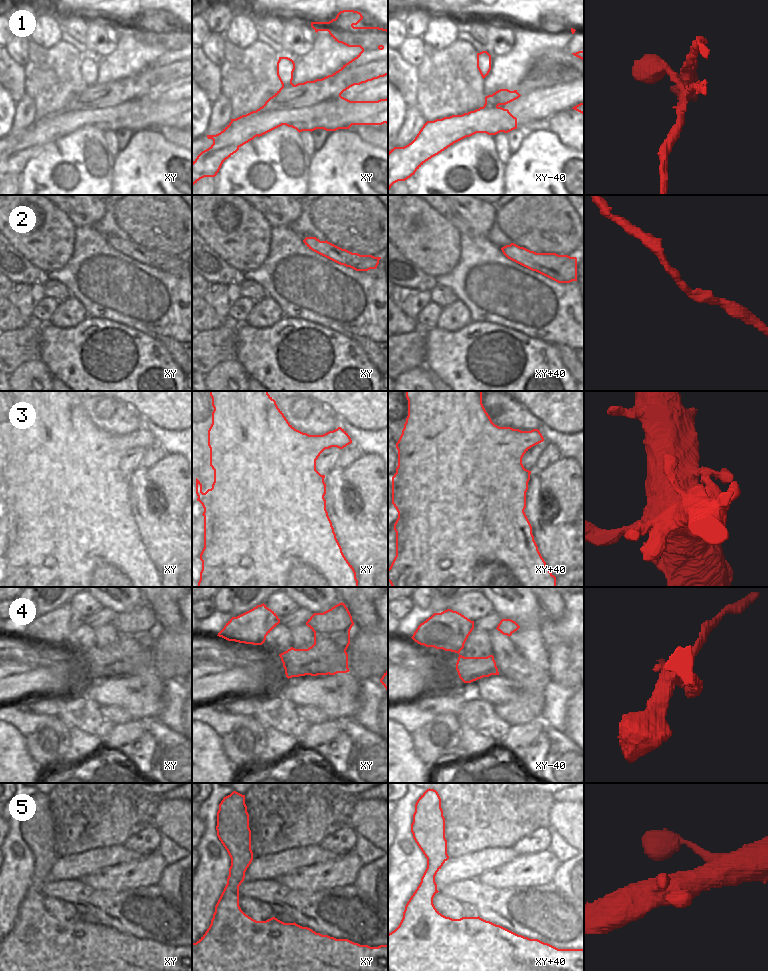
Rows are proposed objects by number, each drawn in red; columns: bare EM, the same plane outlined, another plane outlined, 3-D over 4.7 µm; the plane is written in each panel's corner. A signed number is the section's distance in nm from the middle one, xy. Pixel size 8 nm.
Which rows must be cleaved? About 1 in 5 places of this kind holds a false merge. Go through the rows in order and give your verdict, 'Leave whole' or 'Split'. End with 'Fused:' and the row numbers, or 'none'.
1: Split
2: Leave whole
3: Leave whole
4: Split
5: Leave whole
Fused: 1, 4.

